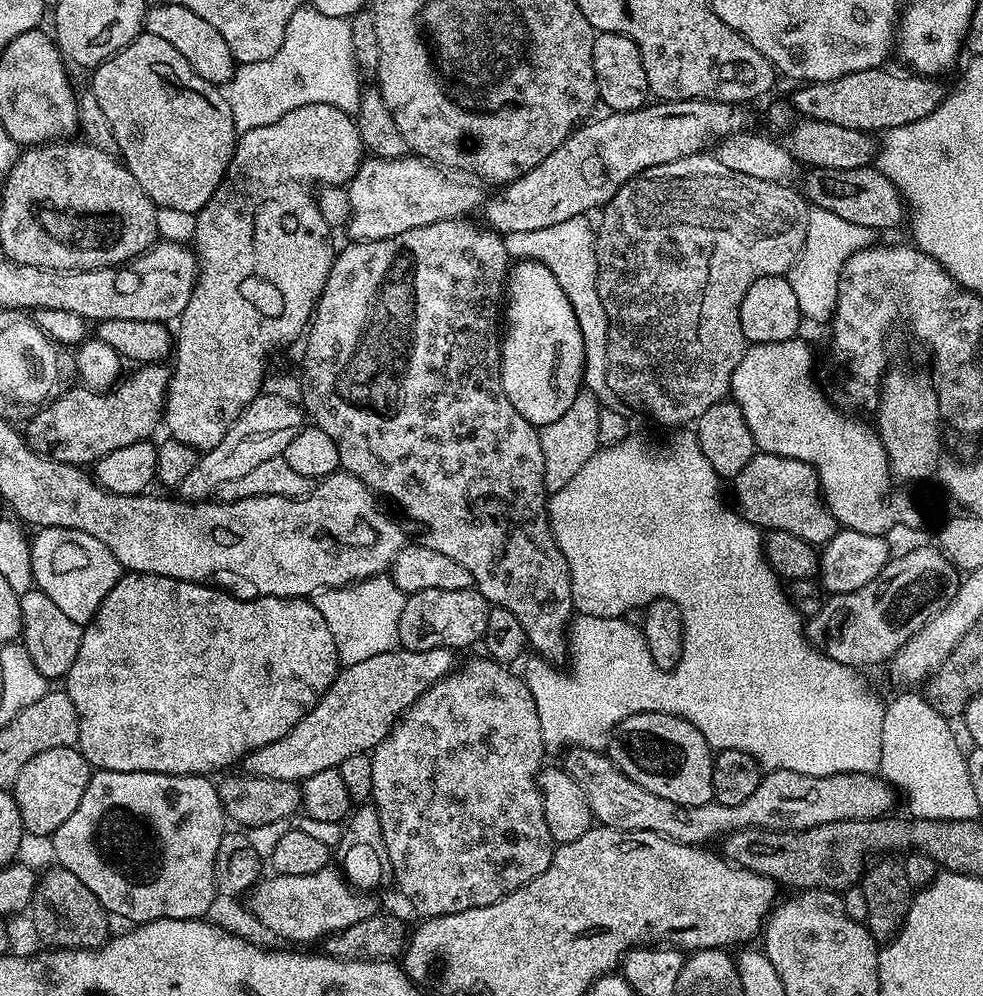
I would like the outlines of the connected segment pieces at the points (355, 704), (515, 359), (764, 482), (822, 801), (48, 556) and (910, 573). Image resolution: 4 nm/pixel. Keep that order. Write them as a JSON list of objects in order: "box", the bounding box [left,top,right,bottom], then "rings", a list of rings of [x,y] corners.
[{"box":[243,648,457,782],"rings":[[[435,648],[421,652],[393,650],[386,654],[374,654],[374,658],[366,658],[366,662],[354,662],[341,667],[323,698],[285,736],[278,738],[278,742],[270,742],[266,746],[256,748],[249,756],[244,757],[243,771],[249,776],[262,779],[302,782],[310,778],[310,774],[318,774],[318,770],[339,768],[342,762],[346,762],[346,758],[354,754],[371,753],[373,748],[379,746],[392,733],[393,726],[418,697],[457,667],[456,656],[457,653],[451,648]]]},{"box":[500,259,584,426],"rings":[[[521,259],[519,262],[511,265],[506,281],[506,331],[502,336],[502,347],[500,349],[500,377],[502,386],[506,390],[506,398],[510,398],[510,406],[522,414],[532,424],[541,426],[554,422],[570,409],[574,398],[582,390],[582,381],[584,378],[584,347],[582,346],[582,332],[578,330],[578,318],[574,318],[574,310],[570,306],[570,300],[566,294],[562,294],[562,286],[558,286],[558,278],[550,274],[550,270],[539,260]]]},{"box":[734,451,838,546],"rings":[[[757,451],[734,478],[738,511],[761,530],[785,532],[813,546],[823,546],[838,530],[834,514],[820,491],[818,474],[806,462]]]},{"box":[562,748,897,845],"rings":[[[569,748],[563,753],[562,767],[582,786],[584,797],[592,807],[593,817],[601,825],[609,828],[625,828],[627,832],[657,832],[676,840],[680,844],[707,845],[707,840],[719,841],[730,832],[741,832],[744,828],[771,828],[777,832],[797,832],[814,826],[822,826],[826,822],[842,822],[843,820],[876,820],[879,816],[893,811],[897,793],[893,785],[879,775],[870,772],[851,772],[850,774],[834,774],[833,776],[811,776],[798,774],[794,770],[768,770],[758,782],[758,790],[741,802],[738,806],[722,806],[715,802],[702,806],[682,806],[670,802],[670,798],[658,798],[658,794],[650,794],[638,782],[626,778],[612,762],[611,756],[595,748]]]},{"box":[31,528,122,625],"rings":[[[41,528],[31,537],[32,579],[35,587],[62,609],[62,614],[78,625],[89,624],[106,594],[122,575],[119,562],[90,534],[69,528]]]},{"box":[807,547,958,670],"rings":[[[939,547],[912,548],[905,556],[889,559],[888,565],[862,590],[850,590],[846,594],[832,594],[825,599],[822,610],[807,621],[808,643],[834,662],[842,662],[857,670],[864,670],[867,664],[891,661],[908,642],[924,629],[933,616],[939,614],[955,595],[958,587],[958,569],[948,561]]]}]

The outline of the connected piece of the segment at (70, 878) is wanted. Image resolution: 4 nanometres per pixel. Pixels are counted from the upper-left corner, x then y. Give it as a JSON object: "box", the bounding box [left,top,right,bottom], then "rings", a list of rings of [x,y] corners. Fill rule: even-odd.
{"box":[30,865,110,950],"rings":[[[55,865],[37,881],[30,905],[30,917],[43,943],[53,949],[82,948],[95,950],[110,938],[110,914],[94,897],[93,892],[63,865]]]}

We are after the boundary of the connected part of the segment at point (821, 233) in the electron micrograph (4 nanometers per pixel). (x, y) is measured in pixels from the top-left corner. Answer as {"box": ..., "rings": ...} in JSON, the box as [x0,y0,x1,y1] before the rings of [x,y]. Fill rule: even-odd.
{"box":[787,207,873,321],"rings":[[[813,207],[808,213],[806,242],[800,256],[792,263],[791,272],[787,273],[790,286],[794,286],[794,295],[798,298],[801,317],[808,320],[831,321],[832,312],[836,309],[838,282],[848,259],[873,243],[873,229],[866,226],[854,226],[830,210]]]}

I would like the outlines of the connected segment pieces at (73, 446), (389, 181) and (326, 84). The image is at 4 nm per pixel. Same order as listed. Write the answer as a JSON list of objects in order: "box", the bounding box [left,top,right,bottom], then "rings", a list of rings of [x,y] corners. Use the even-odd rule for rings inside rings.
[{"box":[27,363,170,466],"rings":[[[163,363],[145,364],[133,376],[125,375],[111,391],[69,387],[27,421],[28,447],[63,464],[92,466],[106,454],[122,450],[122,446],[149,439],[151,432],[161,427],[164,400],[168,397],[170,372],[164,367]]]},{"box":[346,154,486,242],"rings":[[[415,154],[400,156],[397,160],[381,156],[365,159],[347,185],[352,213],[346,232],[356,242],[385,240],[418,226],[467,217],[475,208],[477,211],[486,199],[486,192],[479,188],[481,185],[459,184],[447,175],[451,176],[443,167]]]},{"box":[226,6,362,133],"rings":[[[301,6],[286,26],[286,38],[278,54],[262,62],[237,67],[226,85],[230,114],[237,133],[278,122],[288,112],[311,104],[329,104],[355,114],[360,109],[362,73],[356,66],[350,42],[350,23],[345,18],[330,18],[317,8]]]}]

